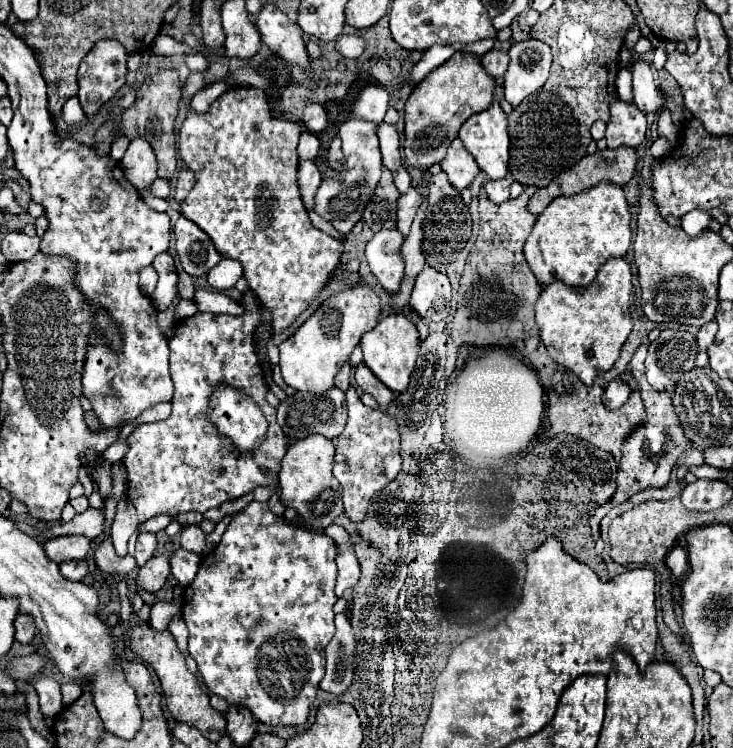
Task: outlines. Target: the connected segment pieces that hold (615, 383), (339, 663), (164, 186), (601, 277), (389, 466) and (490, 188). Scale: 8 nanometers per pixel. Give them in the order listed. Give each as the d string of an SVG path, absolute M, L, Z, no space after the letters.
M615 378L615 380L611 380L607 384L607 388L603 392L603 404L605 404L605 408L615 410L615 408L619 408L619 406L623 406L627 402L629 394L631 394L631 388L623 380Z
M345 614L335 616L337 632L325 648L325 676L319 688L341 696L353 682L353 654L355 654L355 632Z
M157 178L157 182L151 186L151 192L159 198L169 198L171 194L171 180L167 178Z
M611 258L599 268L593 284L575 288L563 282L553 282L543 288L535 304L535 318L549 356L573 370L585 384L593 384L597 374L613 368L621 354L621 346L633 328L629 312L631 280L631 264L625 258Z
M353 386L347 390L347 410L349 420L341 436L335 440L333 476L339 480L343 488L343 504L347 518L353 522L361 522L367 514L369 500L377 494L377 486L385 488L389 482L397 478L401 470L399 424L387 412L367 408Z
M503 178L503 180L489 180L485 184L485 192L489 196L491 202L495 204L501 204L501 202L507 202L509 200L509 188L513 184L513 178Z

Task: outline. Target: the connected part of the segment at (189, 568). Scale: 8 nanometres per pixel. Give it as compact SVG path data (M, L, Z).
M177 548L177 550L173 550L173 554L169 558L171 574L177 578L177 582L181 586L189 586L199 570L199 562L201 562L201 558L197 554L183 550L183 548Z

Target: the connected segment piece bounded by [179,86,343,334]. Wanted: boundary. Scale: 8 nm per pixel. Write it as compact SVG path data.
M251 86L229 88L205 114L195 114L191 110L179 130L181 160L199 176L197 184L181 202L179 212L209 234L223 258L235 258L243 264L243 276L249 288L255 292L259 304L271 312L273 334L287 330L295 318L307 310L325 288L325 280L339 266L343 254L343 242L315 228L303 206L297 184L299 136L299 124L273 118L265 92Z

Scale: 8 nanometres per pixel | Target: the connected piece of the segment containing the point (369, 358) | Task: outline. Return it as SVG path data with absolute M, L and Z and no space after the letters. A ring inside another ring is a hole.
M397 312L387 318L383 318L371 332L367 332L361 338L361 348L363 348L363 362L373 370L373 374L389 386L393 392L405 392L409 386L411 372L415 368L417 360L417 350L419 350L419 334L413 322L407 320L405 314Z

